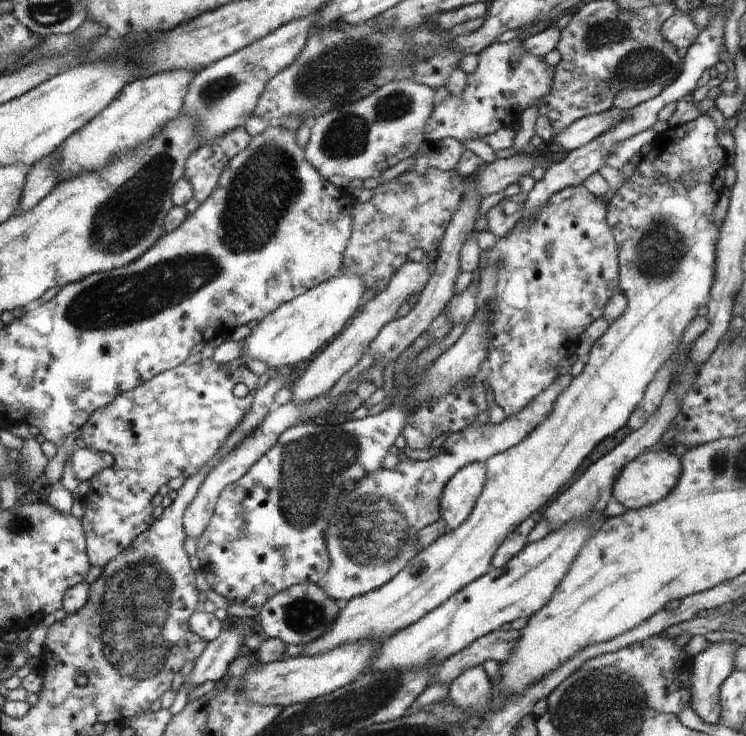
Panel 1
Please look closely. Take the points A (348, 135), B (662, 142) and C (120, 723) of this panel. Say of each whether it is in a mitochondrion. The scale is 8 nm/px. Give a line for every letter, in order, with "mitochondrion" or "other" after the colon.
A: mitochondrion
B: other
C: other

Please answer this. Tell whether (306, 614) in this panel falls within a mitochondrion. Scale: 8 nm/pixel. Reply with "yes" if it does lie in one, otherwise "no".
yes

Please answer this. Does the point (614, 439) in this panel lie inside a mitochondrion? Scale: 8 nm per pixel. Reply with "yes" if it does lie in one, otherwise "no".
no

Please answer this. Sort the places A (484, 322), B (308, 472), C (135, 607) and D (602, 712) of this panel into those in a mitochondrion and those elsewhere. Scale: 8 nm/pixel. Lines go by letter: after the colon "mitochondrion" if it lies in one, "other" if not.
A: other
B: mitochondrion
C: mitochondrion
D: mitochondrion

